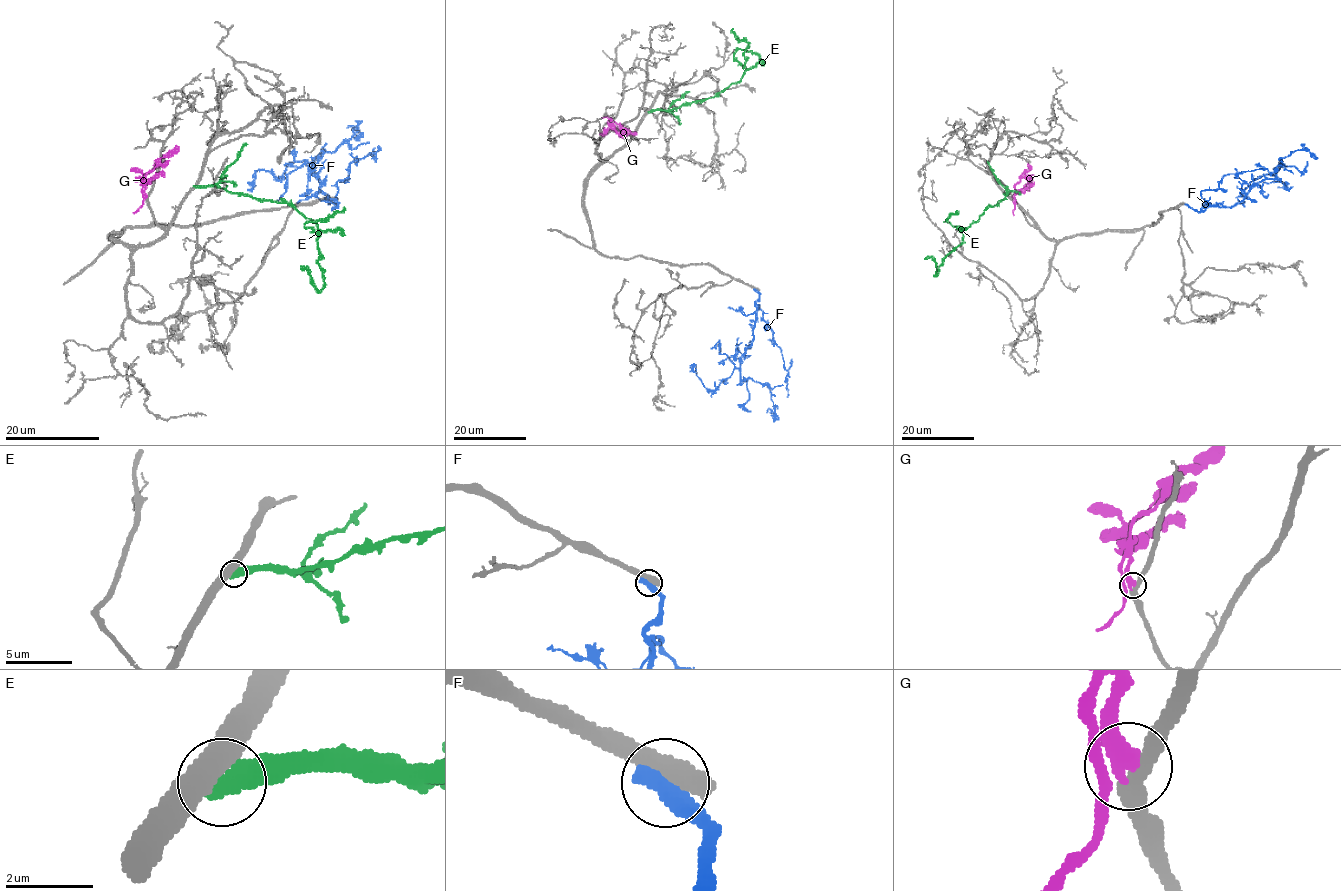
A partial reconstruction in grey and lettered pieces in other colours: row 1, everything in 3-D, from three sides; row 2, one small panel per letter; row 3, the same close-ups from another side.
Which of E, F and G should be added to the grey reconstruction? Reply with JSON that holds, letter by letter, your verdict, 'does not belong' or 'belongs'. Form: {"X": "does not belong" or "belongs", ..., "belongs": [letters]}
{"E": "does not belong", "F": "does not belong", "G": "does not belong", "belongs": []}

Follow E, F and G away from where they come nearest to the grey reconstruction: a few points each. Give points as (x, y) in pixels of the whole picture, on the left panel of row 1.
E: (195, 186), (225, 188), (252, 198), (293, 205), (319, 230), (322, 288), (318, 289), (306, 268), (304, 270)
F: (333, 198), (333, 209), (305, 160), (291, 162), (279, 177), (255, 171), (252, 188), (255, 185)
G: (146, 197), (146, 175), (179, 146)

